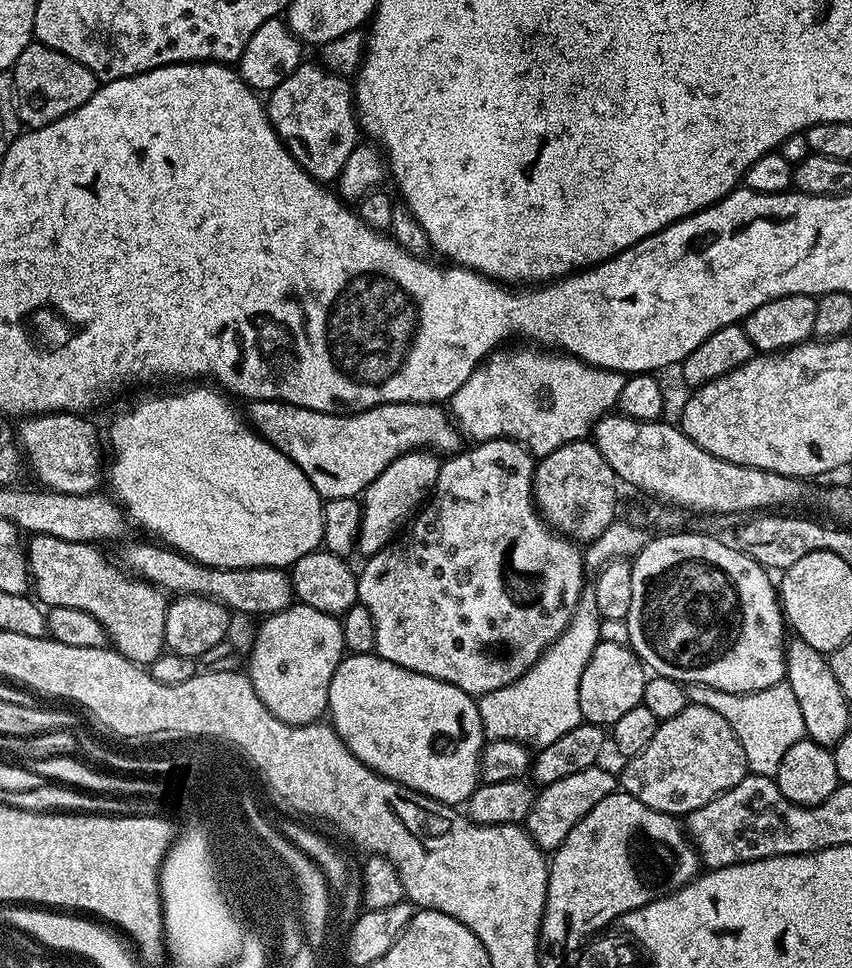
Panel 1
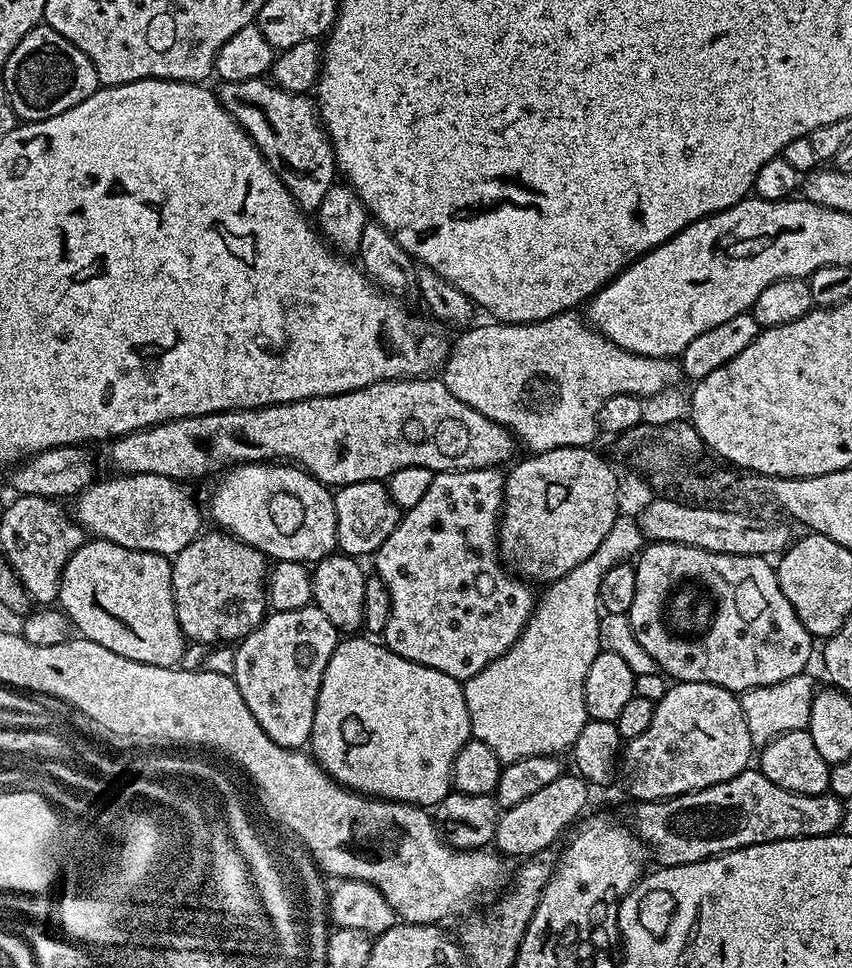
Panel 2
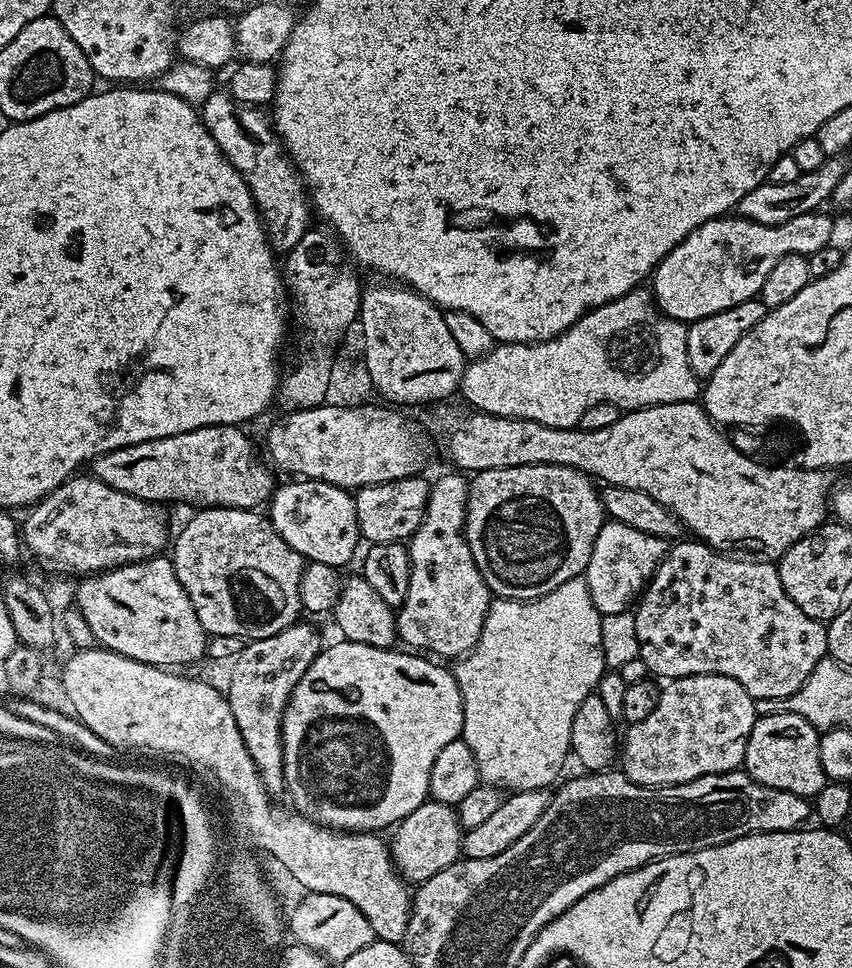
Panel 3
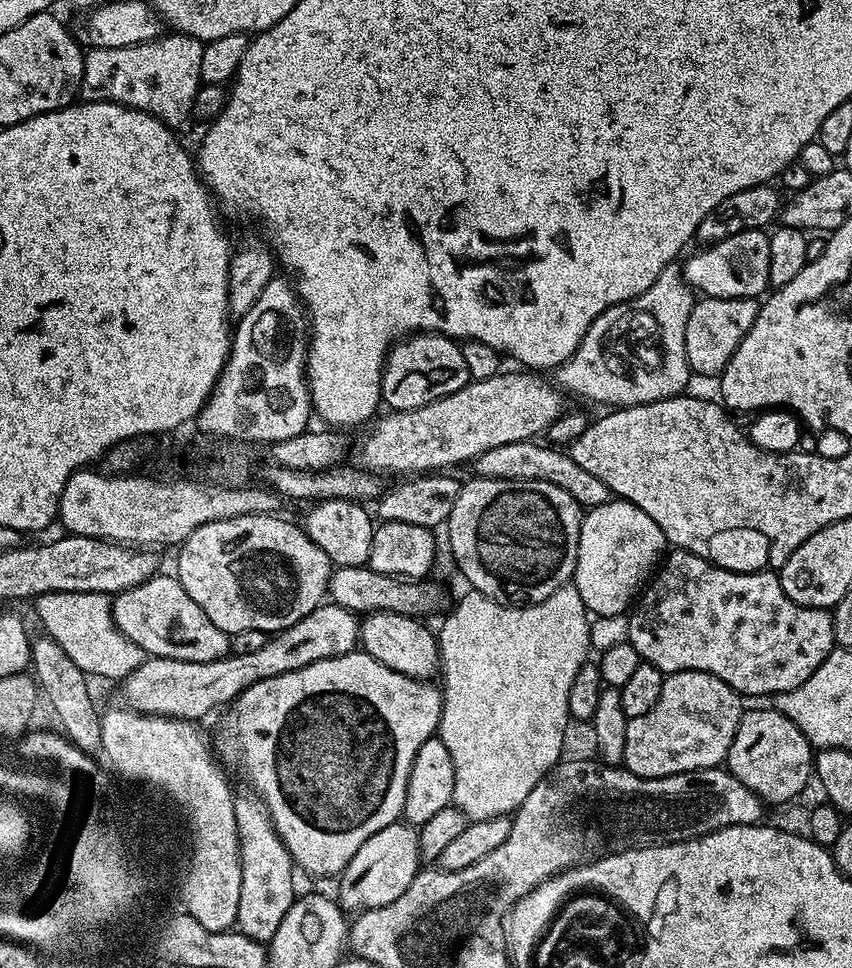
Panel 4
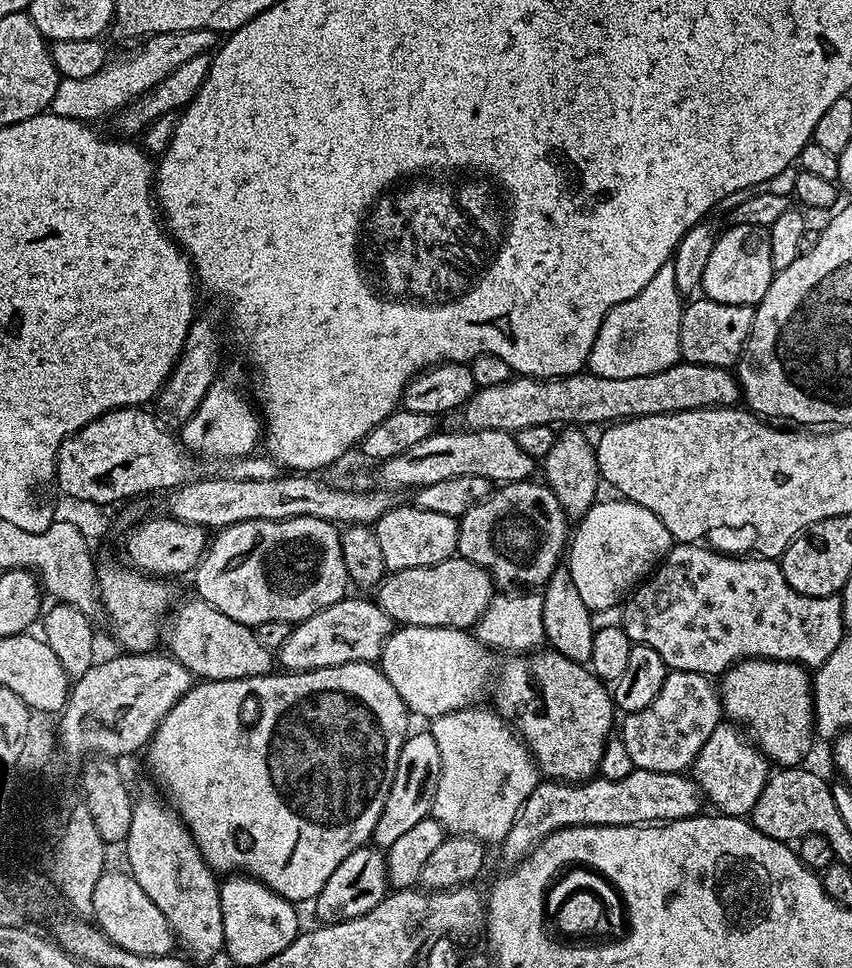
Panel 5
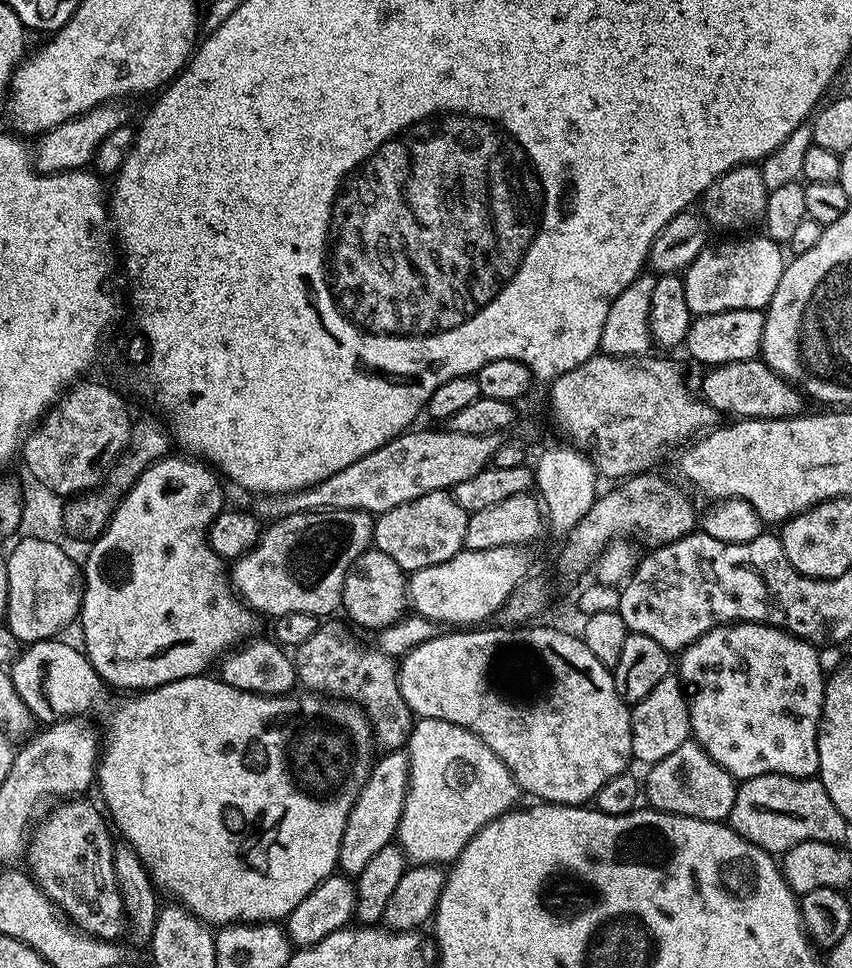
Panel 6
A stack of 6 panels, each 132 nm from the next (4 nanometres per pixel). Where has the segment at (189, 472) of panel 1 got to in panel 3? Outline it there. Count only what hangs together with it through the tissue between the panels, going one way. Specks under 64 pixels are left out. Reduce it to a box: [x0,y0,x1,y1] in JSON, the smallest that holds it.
[266,478,362,569]

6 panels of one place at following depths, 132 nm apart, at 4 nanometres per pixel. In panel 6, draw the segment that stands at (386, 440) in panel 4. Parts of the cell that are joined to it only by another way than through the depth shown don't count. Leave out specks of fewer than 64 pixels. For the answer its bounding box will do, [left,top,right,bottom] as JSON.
[699,359,803,420]

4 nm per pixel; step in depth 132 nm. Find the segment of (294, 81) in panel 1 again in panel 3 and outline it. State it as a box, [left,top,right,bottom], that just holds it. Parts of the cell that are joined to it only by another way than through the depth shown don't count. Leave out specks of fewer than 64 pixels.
[199,90,314,254]

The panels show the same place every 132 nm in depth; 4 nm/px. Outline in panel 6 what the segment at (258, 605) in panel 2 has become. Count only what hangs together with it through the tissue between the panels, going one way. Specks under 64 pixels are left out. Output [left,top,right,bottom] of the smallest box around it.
[230,510,373,618]

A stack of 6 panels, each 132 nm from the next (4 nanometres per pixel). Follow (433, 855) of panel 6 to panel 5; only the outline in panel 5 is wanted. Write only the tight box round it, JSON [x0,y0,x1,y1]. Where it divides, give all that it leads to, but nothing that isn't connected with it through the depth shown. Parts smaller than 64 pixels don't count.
[430,706,538,845]

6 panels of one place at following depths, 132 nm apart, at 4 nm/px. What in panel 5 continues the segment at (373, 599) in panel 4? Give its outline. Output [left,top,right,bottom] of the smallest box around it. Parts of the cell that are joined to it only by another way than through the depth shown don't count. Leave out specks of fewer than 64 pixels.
[374,554,494,630]

